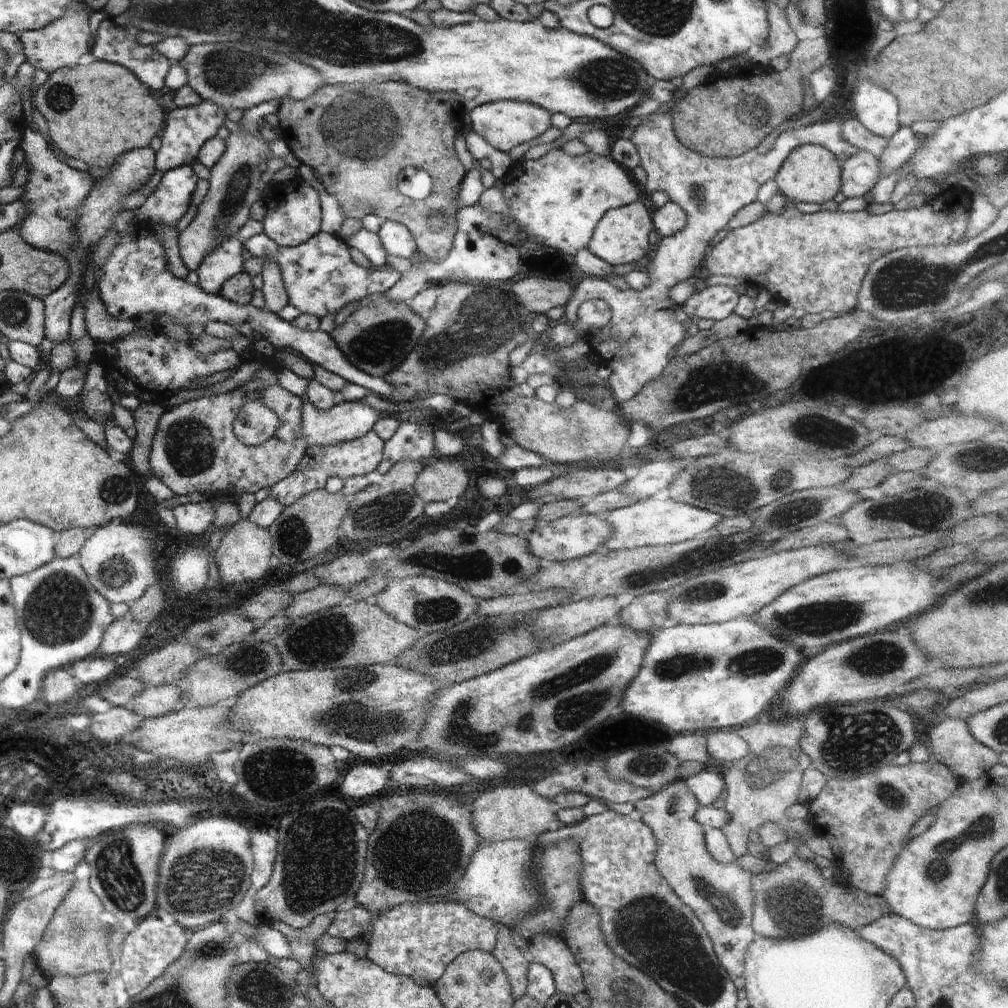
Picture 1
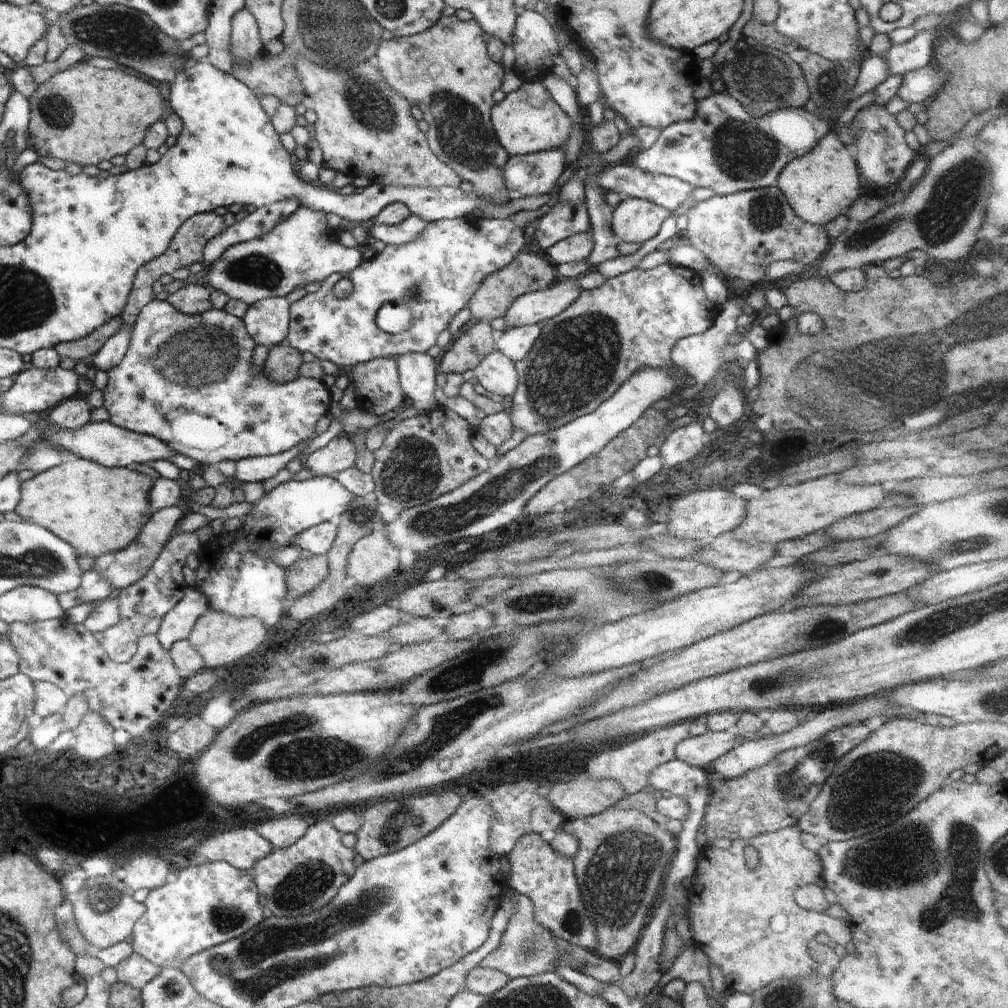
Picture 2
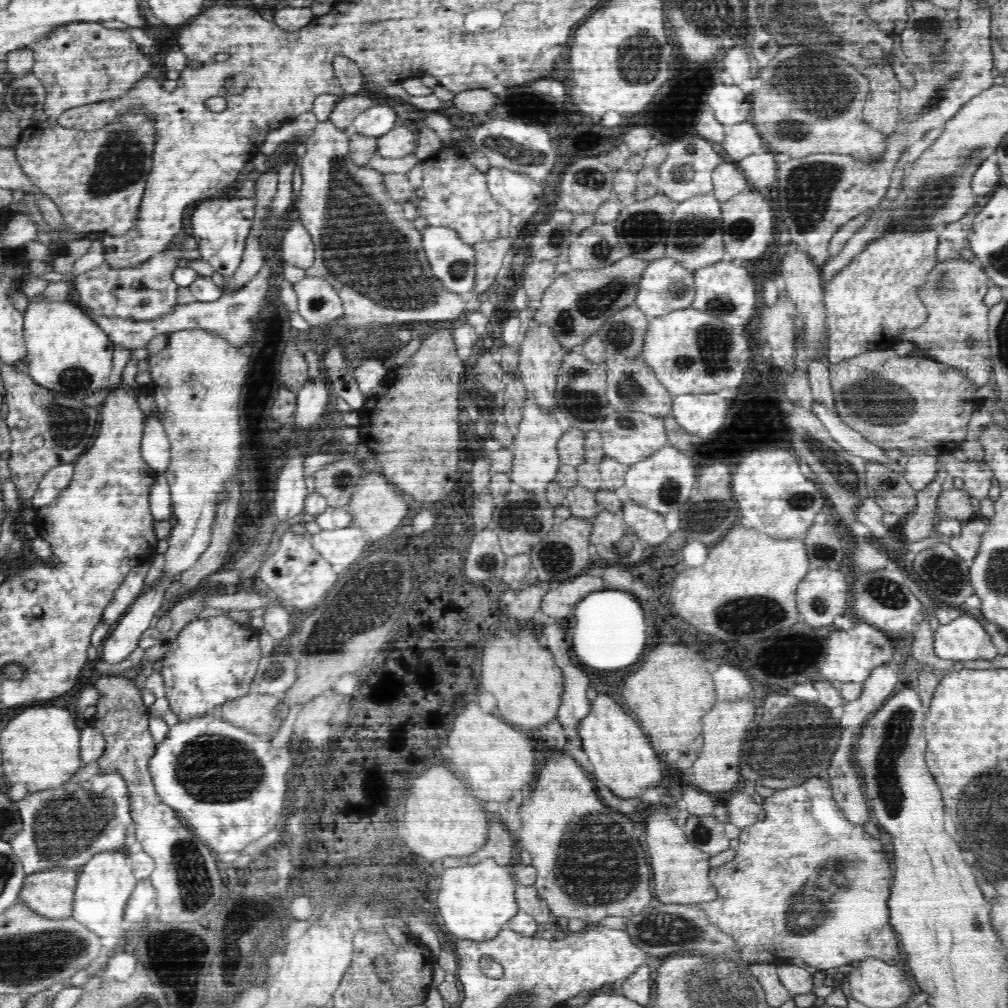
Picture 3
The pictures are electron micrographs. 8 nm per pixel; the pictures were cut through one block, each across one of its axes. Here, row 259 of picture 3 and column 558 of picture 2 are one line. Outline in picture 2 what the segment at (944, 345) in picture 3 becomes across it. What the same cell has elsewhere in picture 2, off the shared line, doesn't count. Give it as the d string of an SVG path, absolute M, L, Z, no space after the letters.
M515 893L514 900L516 900L516 914L510 918L510 922L502 934L500 944L496 950L484 957L479 965L482 968L503 972L509 979L530 978L547 972L555 972L556 966L562 964L560 950L554 942L556 937L551 934L548 928L540 926L540 923L534 920L534 906L530 898Z

